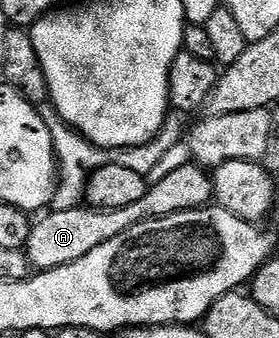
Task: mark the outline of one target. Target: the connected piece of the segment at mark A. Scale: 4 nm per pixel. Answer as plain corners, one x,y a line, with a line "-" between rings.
188,163
171,169
166,176
158,175
157,184
150,183
143,198
139,198
139,202
133,203
132,206
123,206
119,210
99,210
82,206
62,212
46,211
40,217
42,220
37,220
32,227
29,241
23,249
29,257
30,265
34,269
50,272
52,268
67,266
71,262
79,262
79,258
87,258
87,254
91,254
91,250
96,250
98,246
103,246
103,242
111,242
111,238
119,238
119,234
127,234
127,230
143,222
210,207
215,200
212,175
200,164

